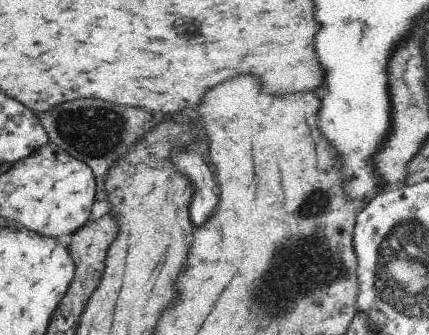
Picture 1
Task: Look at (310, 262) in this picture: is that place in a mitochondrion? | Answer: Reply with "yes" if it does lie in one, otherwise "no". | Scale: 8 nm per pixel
yes

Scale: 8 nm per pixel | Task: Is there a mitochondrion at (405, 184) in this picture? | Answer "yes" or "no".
no

